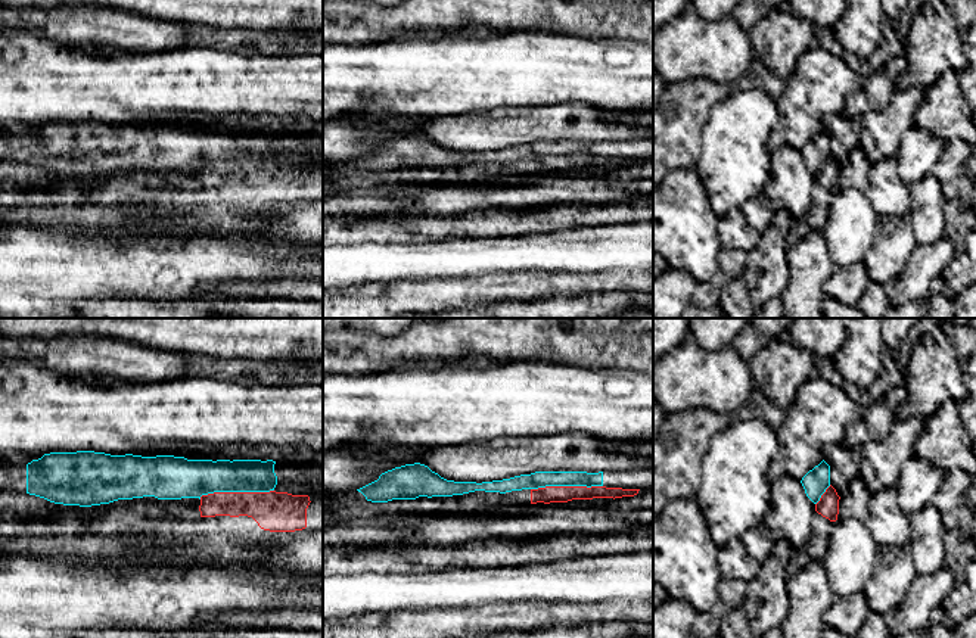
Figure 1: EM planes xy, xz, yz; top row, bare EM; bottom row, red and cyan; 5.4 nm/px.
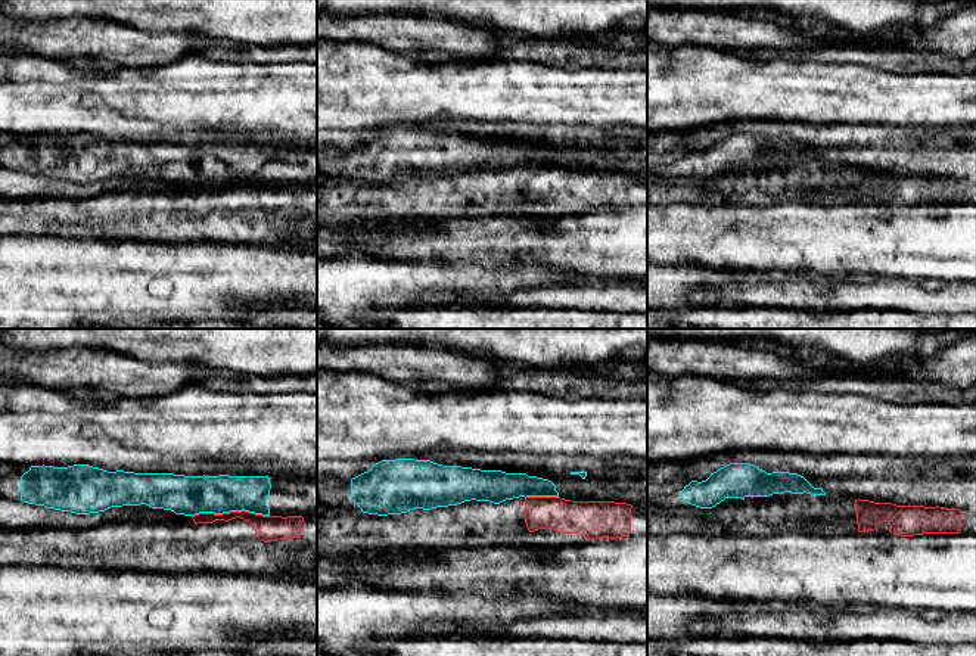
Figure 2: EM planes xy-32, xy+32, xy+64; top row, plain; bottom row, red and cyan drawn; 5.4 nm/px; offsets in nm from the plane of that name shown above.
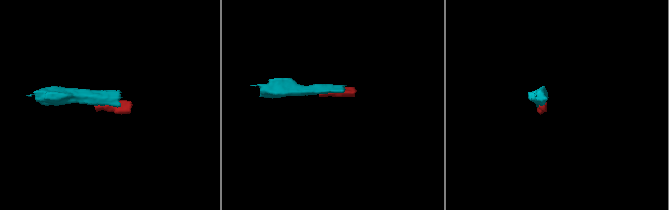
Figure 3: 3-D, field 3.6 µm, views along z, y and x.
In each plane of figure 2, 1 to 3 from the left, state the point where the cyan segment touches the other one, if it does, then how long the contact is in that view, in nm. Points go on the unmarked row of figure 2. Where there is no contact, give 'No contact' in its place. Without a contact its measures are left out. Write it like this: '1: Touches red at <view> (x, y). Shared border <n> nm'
1: Touches red at xy-32 (230, 182). Shared border 420 nm
2: Touches red at xy+32 (541, 167). Shared border 180 nm
3: No contact

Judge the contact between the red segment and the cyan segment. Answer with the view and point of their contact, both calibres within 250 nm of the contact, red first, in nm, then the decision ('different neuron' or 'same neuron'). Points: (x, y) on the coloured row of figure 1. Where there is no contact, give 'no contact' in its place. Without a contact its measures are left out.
contact xy (236, 492); calibres 220 and 200 nm; different neuron

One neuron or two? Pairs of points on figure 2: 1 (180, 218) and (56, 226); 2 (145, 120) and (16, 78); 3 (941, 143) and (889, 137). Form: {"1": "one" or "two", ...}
{"1": "one", "2": "one", "3": "one"}

